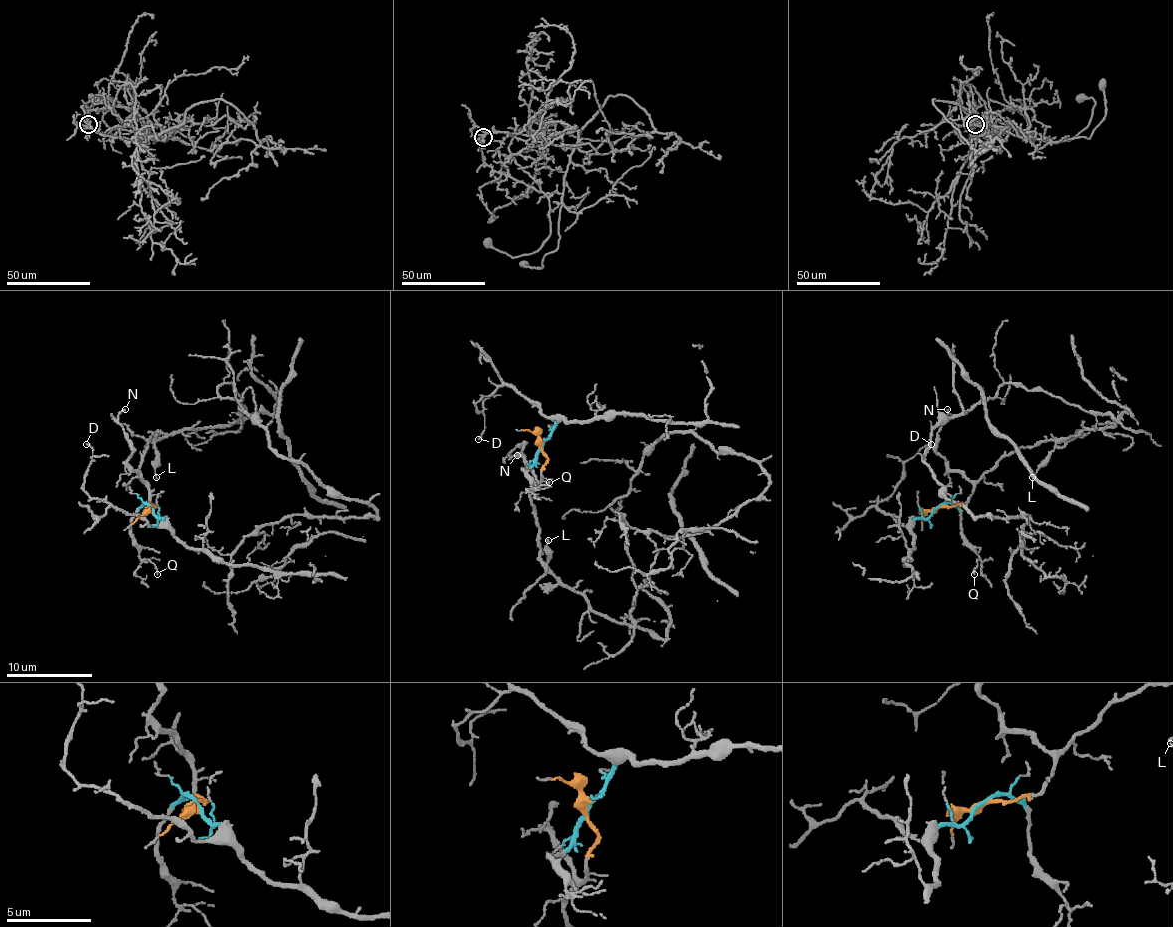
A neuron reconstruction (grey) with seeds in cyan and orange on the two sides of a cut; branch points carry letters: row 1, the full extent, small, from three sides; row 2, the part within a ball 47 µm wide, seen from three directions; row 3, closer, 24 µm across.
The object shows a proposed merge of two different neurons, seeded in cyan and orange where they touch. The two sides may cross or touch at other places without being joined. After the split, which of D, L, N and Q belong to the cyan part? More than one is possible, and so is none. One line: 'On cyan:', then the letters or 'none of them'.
On cyan: D, Q

